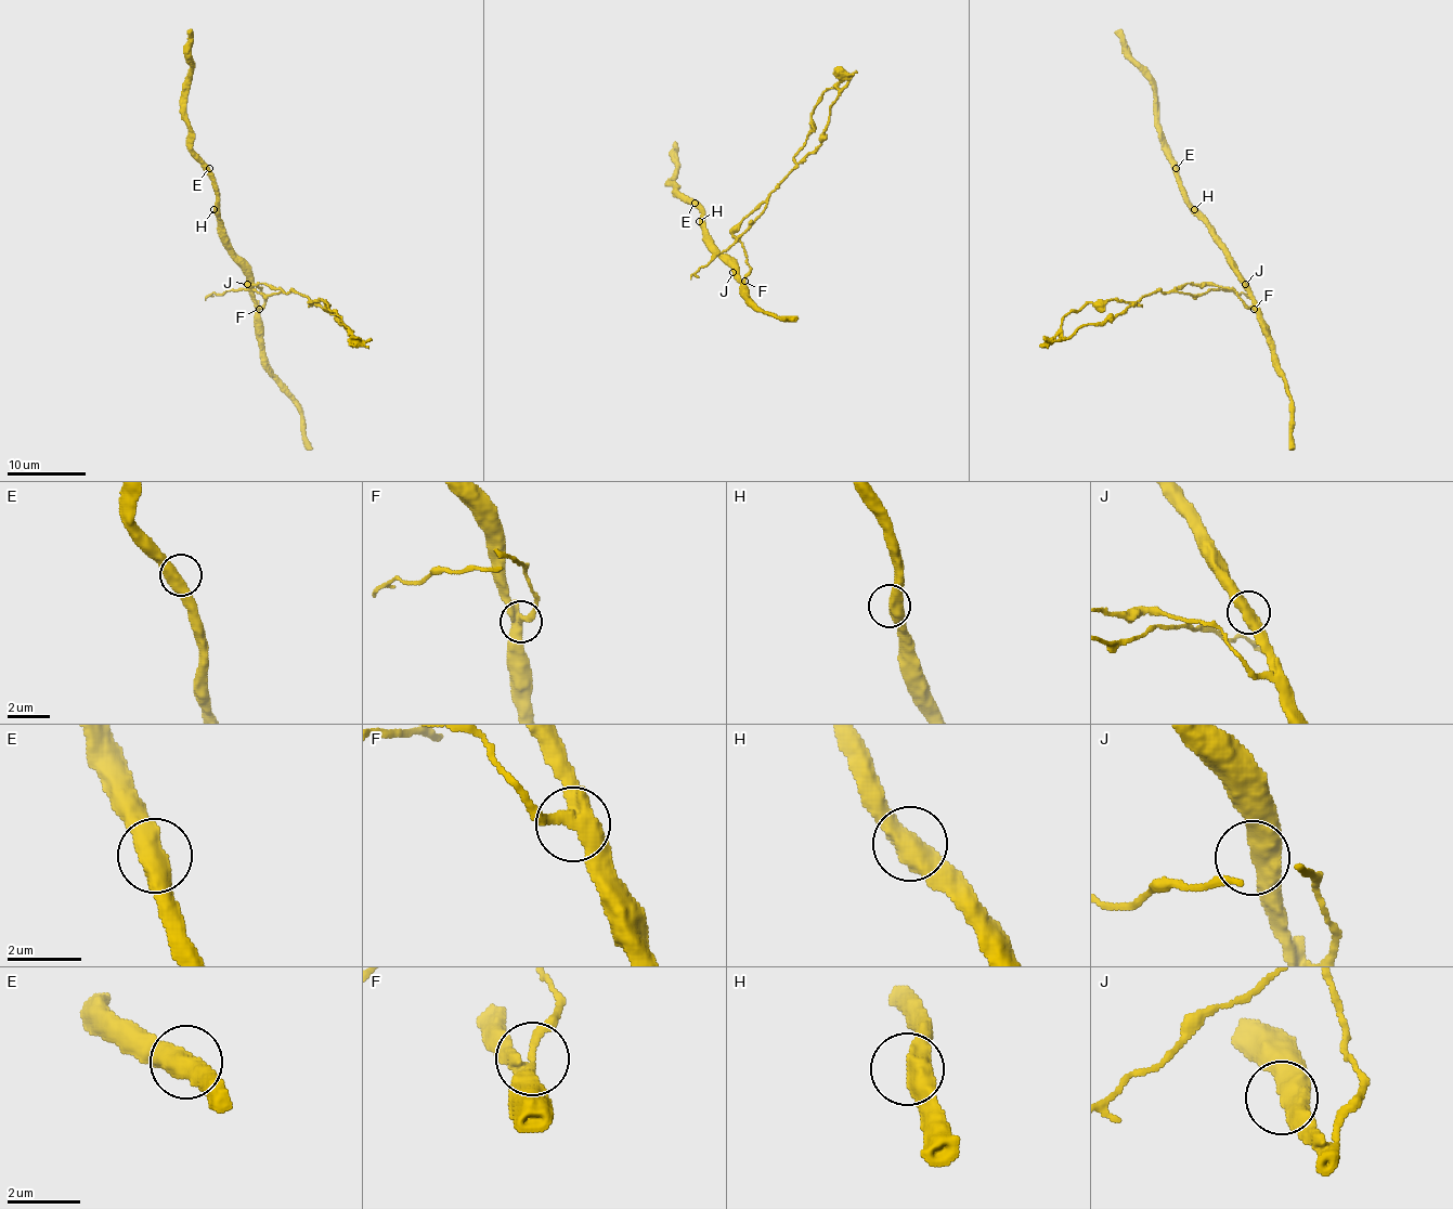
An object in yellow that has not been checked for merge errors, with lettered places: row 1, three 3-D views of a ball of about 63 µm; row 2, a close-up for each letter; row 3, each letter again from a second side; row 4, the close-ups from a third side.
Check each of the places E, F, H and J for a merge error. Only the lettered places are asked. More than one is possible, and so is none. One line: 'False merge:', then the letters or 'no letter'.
False merge: F

